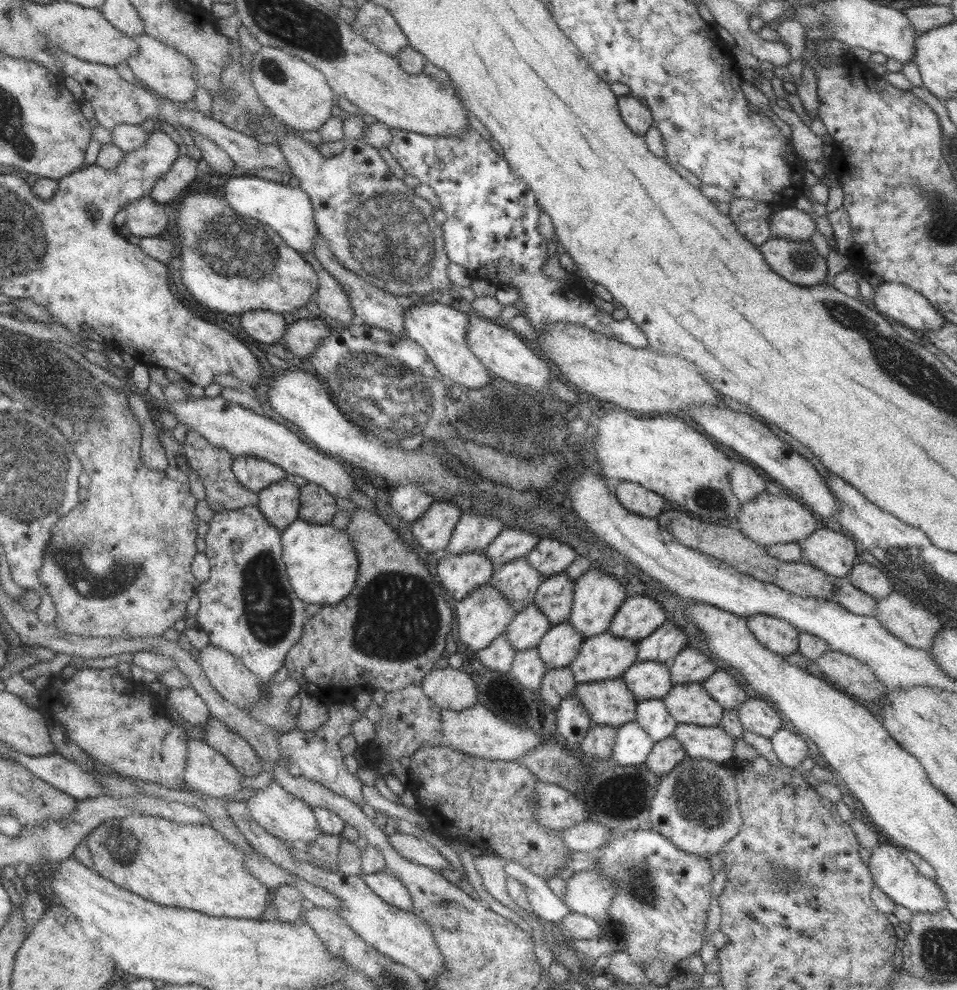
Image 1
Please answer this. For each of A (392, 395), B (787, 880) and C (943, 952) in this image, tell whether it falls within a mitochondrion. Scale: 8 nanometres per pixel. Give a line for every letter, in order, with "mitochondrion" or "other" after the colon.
A: mitochondrion
B: mitochondrion
C: mitochondrion

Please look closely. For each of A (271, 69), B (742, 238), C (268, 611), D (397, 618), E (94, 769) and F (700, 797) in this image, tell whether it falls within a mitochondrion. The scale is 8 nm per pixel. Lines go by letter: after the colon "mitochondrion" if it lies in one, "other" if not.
A: mitochondrion
B: other
C: mitochondrion
D: mitochondrion
E: other
F: mitochondrion

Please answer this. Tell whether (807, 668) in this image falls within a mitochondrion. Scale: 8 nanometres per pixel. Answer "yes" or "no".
no

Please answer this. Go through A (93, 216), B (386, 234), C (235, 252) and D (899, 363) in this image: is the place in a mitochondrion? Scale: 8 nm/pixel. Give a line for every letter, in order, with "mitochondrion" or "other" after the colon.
A: other
B: mitochondrion
C: mitochondrion
D: mitochondrion

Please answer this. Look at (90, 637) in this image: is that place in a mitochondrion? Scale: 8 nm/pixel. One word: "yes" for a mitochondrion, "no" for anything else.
no

